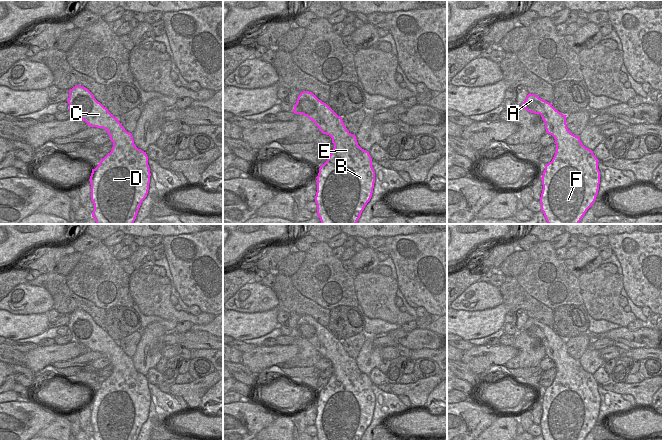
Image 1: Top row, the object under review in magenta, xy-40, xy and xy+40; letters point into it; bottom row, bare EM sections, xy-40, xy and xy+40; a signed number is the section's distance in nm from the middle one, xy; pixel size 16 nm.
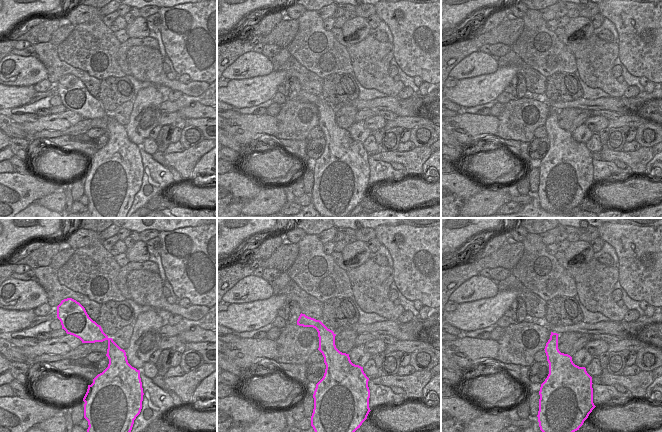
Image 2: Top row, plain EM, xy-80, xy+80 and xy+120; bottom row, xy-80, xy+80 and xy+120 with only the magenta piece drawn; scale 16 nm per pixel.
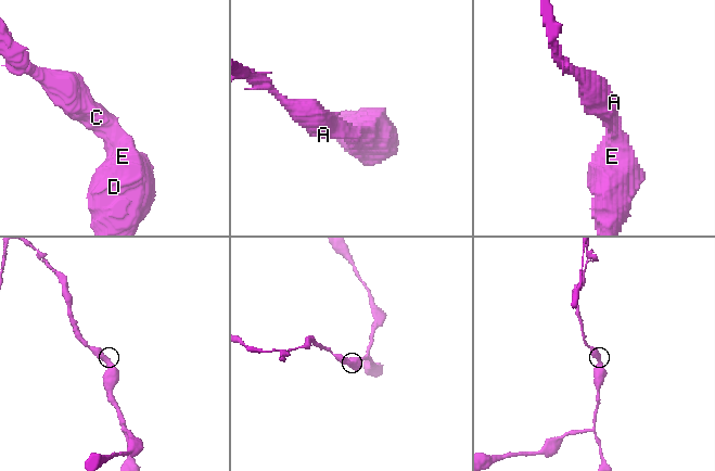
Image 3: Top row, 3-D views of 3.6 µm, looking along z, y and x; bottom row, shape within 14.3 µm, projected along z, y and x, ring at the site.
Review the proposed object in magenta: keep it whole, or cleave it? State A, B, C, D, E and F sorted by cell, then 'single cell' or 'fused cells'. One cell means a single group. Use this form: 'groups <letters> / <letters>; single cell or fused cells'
groups A B C D E F; single cell

